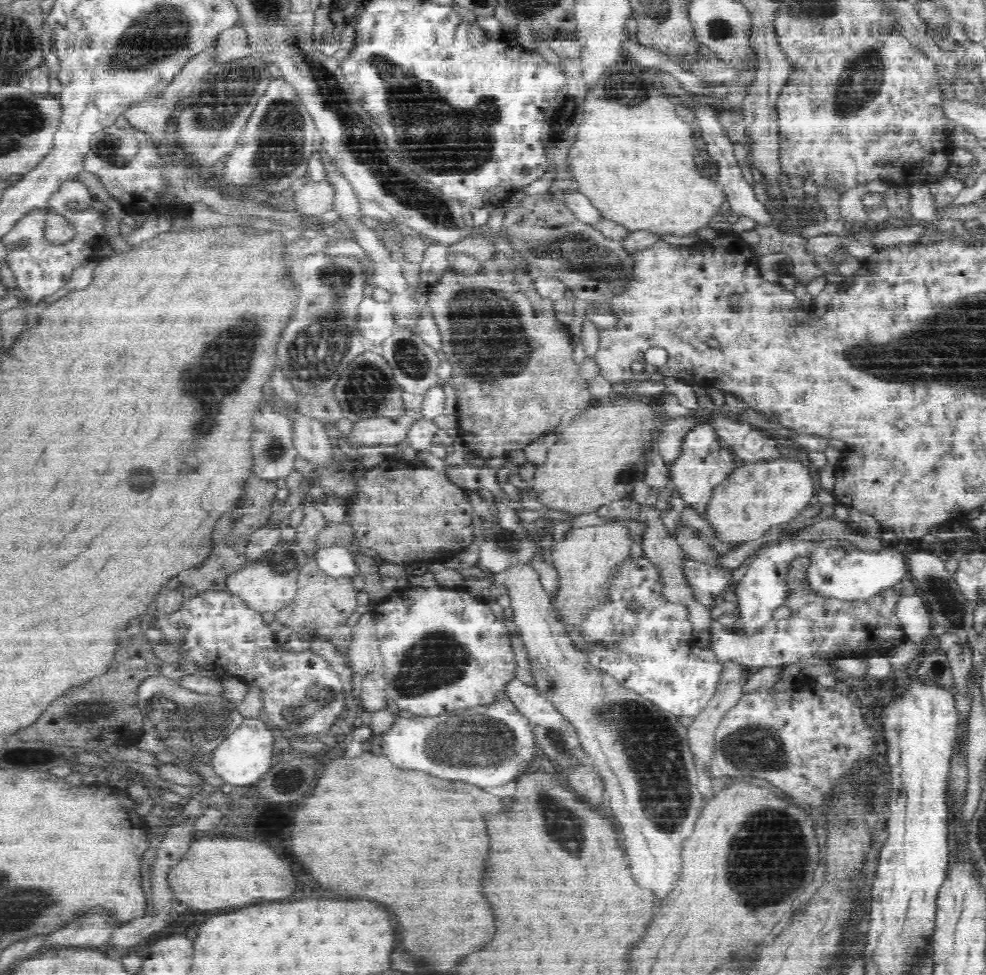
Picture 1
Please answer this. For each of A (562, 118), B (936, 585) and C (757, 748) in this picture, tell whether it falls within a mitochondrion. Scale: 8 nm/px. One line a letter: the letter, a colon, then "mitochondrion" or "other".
A: mitochondrion
B: mitochondrion
C: mitochondrion

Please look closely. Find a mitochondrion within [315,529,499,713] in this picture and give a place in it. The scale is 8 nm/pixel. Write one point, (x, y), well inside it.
(436, 659)

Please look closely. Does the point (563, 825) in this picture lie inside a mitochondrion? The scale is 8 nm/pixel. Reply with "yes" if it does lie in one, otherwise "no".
yes

